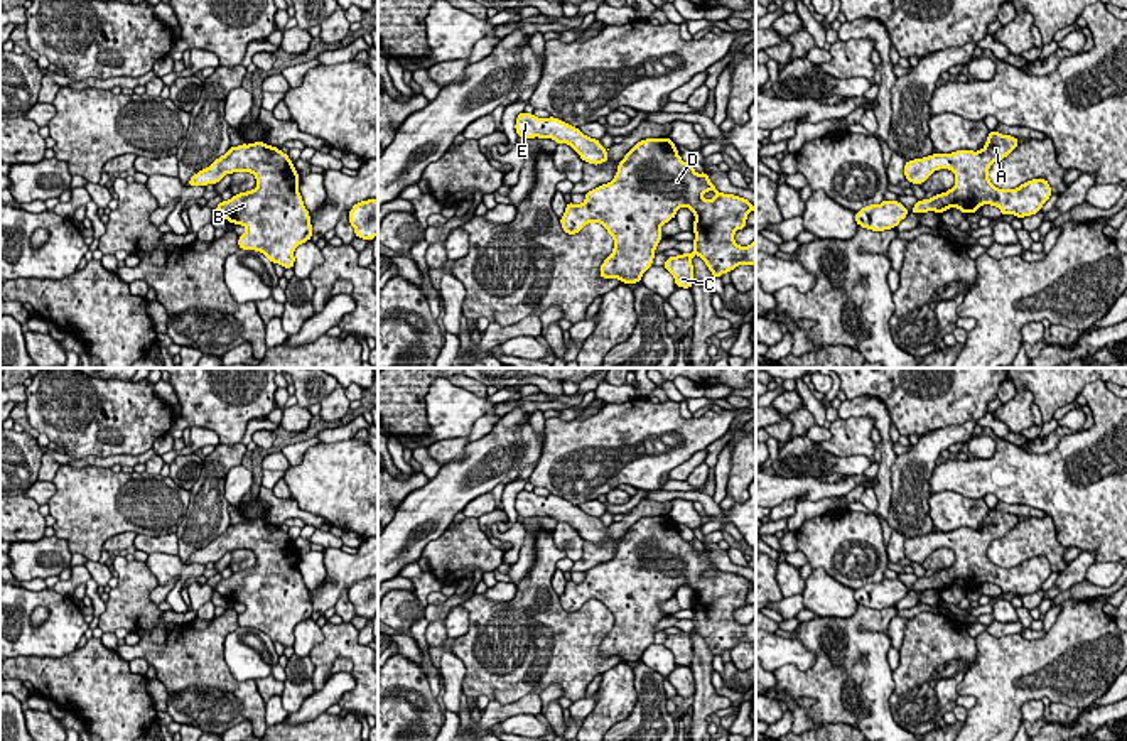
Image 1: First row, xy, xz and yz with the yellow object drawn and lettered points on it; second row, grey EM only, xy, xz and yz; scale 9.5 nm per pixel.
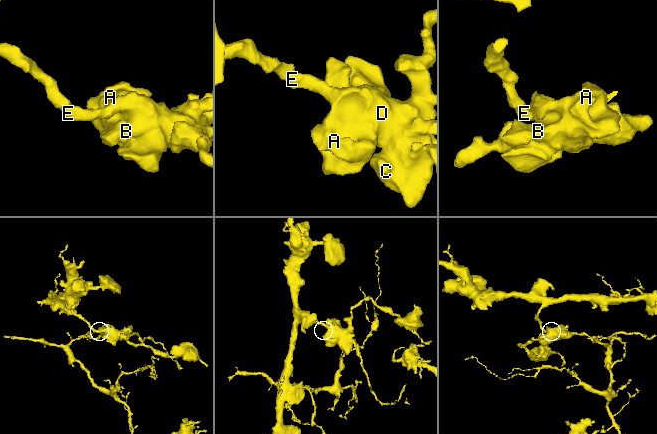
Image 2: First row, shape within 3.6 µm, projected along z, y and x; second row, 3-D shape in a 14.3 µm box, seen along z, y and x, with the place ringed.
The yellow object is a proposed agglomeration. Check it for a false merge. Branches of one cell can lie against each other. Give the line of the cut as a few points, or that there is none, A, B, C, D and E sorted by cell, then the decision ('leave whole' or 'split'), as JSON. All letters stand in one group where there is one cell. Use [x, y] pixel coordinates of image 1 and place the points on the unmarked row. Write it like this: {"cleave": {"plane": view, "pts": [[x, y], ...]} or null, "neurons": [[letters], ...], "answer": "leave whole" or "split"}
{"cleave": null, "neurons": [["A", "B", "C", "D", "E"]], "answer": "leave whole"}

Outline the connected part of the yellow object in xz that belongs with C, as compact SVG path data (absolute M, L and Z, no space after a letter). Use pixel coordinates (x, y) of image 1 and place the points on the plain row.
M668 515L633 523L611 560L587 569L579 584L567 581L560 603L567 613L577 613L587 601L601 601L614 616L612 631L599 646L601 657L638 662L653 643L661 604L683 584L695 594L693 630L663 641L677 665L692 667L693 633L705 640L714 657L744 641L756 643L756 618L747 625L734 618L737 608L747 606L747 592L756 584L719 571L705 549L697 552L682 538Z

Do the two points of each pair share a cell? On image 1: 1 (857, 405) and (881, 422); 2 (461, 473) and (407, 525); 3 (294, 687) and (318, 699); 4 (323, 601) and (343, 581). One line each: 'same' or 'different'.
1: same
2: same
3: different
4: same

